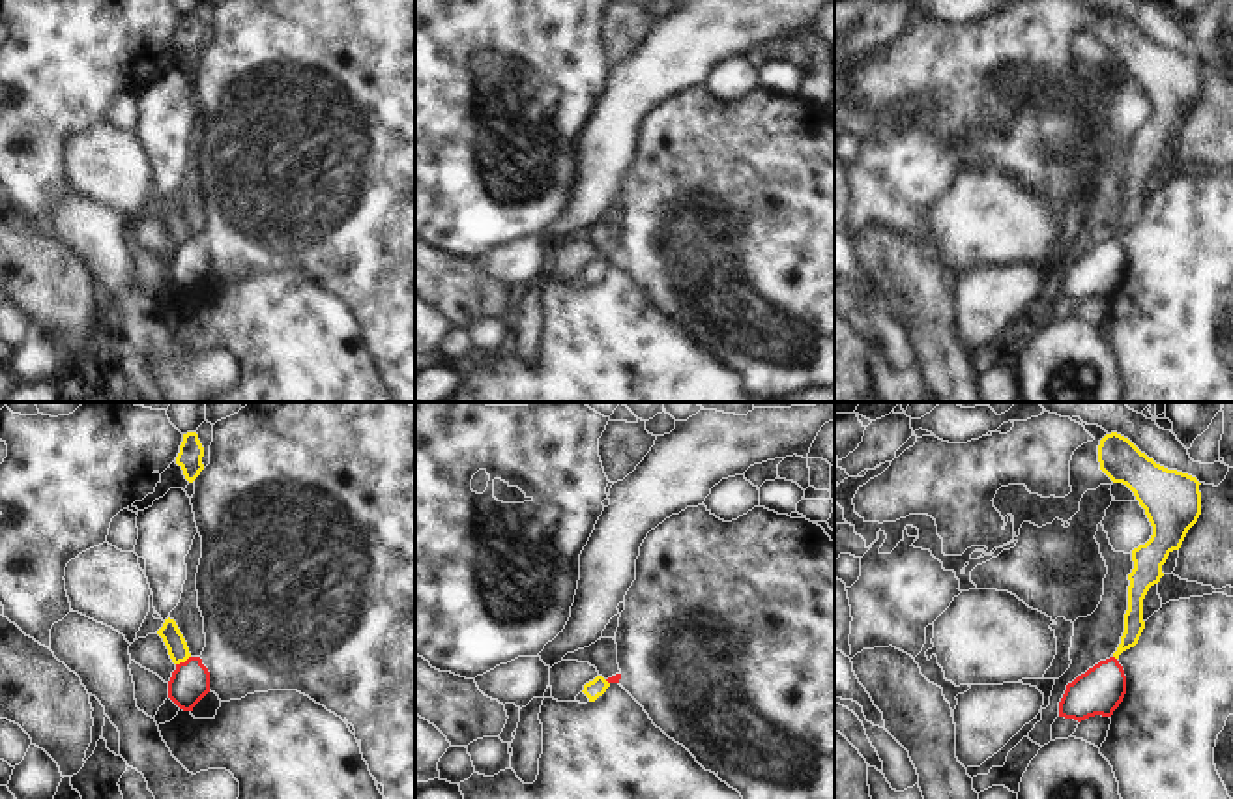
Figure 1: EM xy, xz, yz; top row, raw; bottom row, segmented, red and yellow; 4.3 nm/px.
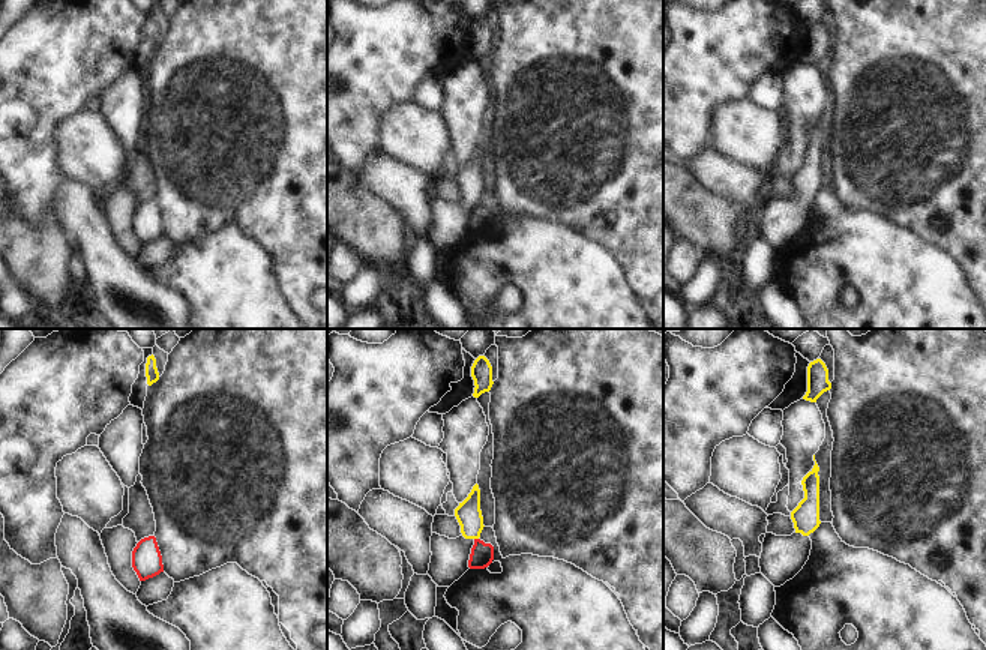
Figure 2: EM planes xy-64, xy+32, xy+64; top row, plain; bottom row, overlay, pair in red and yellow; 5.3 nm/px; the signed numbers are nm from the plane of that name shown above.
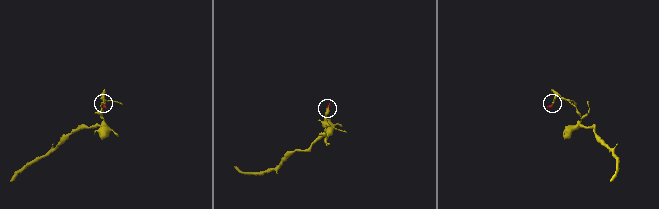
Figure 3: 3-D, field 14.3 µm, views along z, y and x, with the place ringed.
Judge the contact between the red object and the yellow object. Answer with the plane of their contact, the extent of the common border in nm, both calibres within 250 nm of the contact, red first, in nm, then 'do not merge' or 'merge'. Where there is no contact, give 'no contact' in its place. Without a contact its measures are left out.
contact in xy; length 80 nm; calibres 170 and 90 nm; do not merge

